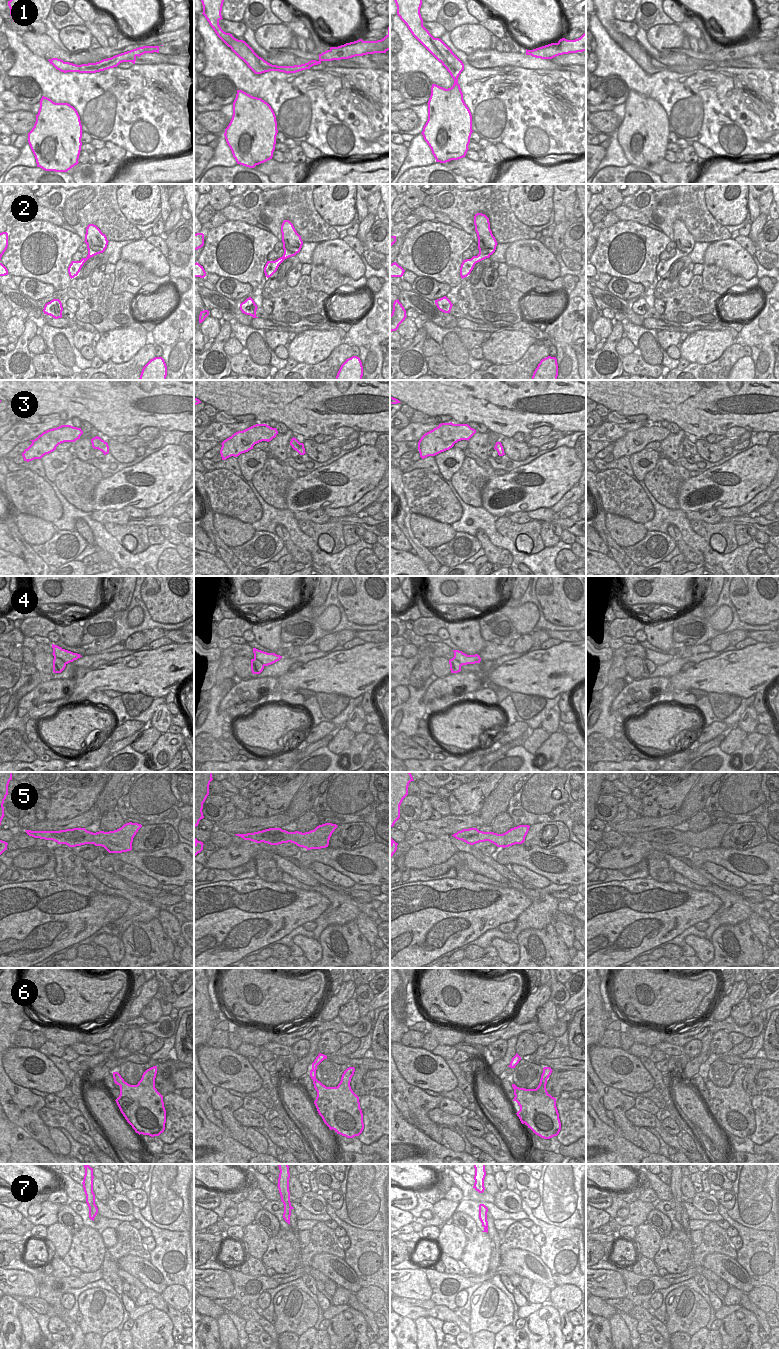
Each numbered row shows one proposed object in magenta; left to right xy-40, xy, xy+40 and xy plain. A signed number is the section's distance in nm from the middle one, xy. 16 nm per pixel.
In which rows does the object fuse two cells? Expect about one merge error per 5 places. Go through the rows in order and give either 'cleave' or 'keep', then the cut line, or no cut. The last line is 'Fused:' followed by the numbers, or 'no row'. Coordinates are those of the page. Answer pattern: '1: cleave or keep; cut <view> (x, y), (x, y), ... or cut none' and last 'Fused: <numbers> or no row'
1: cleave; cut xy (258, 57), (261, 63), (260, 66), (268, 71)
2: keep; cut none
3: keep; cut none
4: keep; cut none
5: keep; cut none
6: keep; cut none
7: keep; cut none
Fused: 1

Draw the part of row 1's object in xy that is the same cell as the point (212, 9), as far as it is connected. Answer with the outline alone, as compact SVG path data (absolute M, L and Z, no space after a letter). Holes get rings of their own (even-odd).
M201 0L201 2L203 5L202 14L205 16L217 36L230 47L255 74L268 72L268 70L263 70L258 62L260 61L264 67L272 67L272 64L259 57L245 41L238 40L234 38L232 34L226 33L221 29L219 21L223 19L221 11L224 0Z

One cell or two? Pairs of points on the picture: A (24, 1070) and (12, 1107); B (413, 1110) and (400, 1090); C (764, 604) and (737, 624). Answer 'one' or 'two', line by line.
A: two
B: one
C: two

